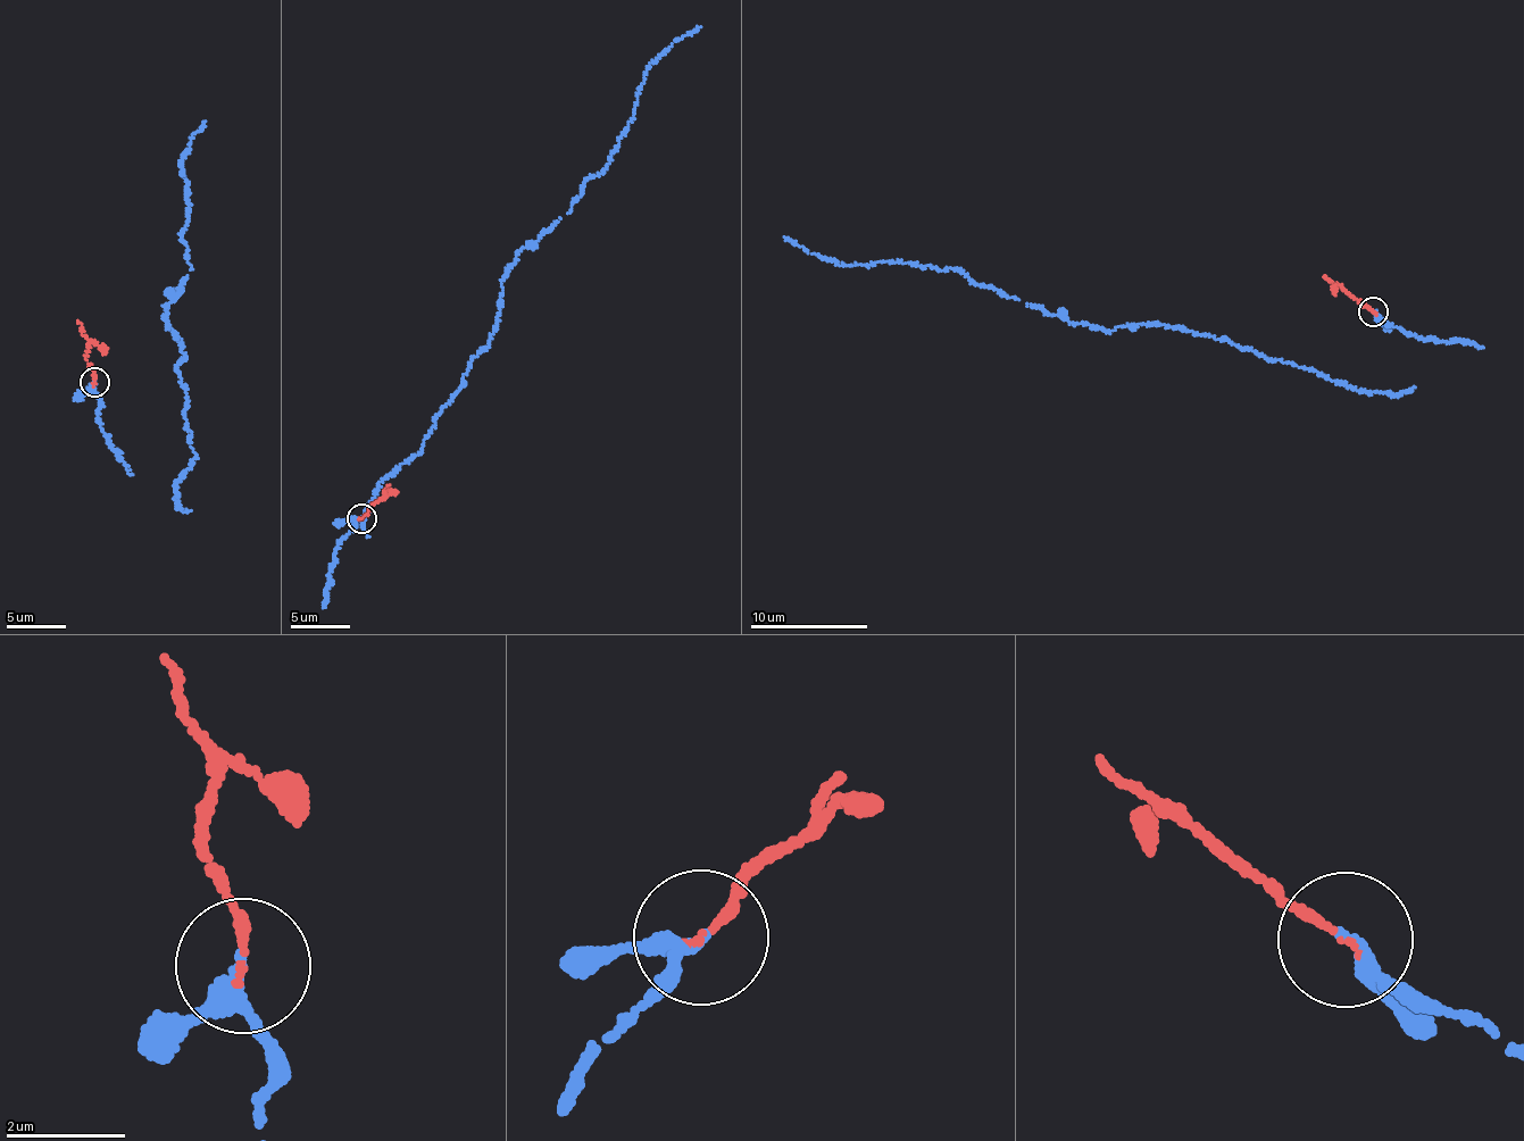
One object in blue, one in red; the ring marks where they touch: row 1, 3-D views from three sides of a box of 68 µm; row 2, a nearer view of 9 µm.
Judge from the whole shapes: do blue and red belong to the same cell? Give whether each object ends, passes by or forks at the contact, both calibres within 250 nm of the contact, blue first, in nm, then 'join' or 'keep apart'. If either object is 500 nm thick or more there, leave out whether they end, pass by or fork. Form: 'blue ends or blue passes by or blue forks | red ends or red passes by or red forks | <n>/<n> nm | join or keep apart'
blue passes by | red ends | 240/140 nm | join

